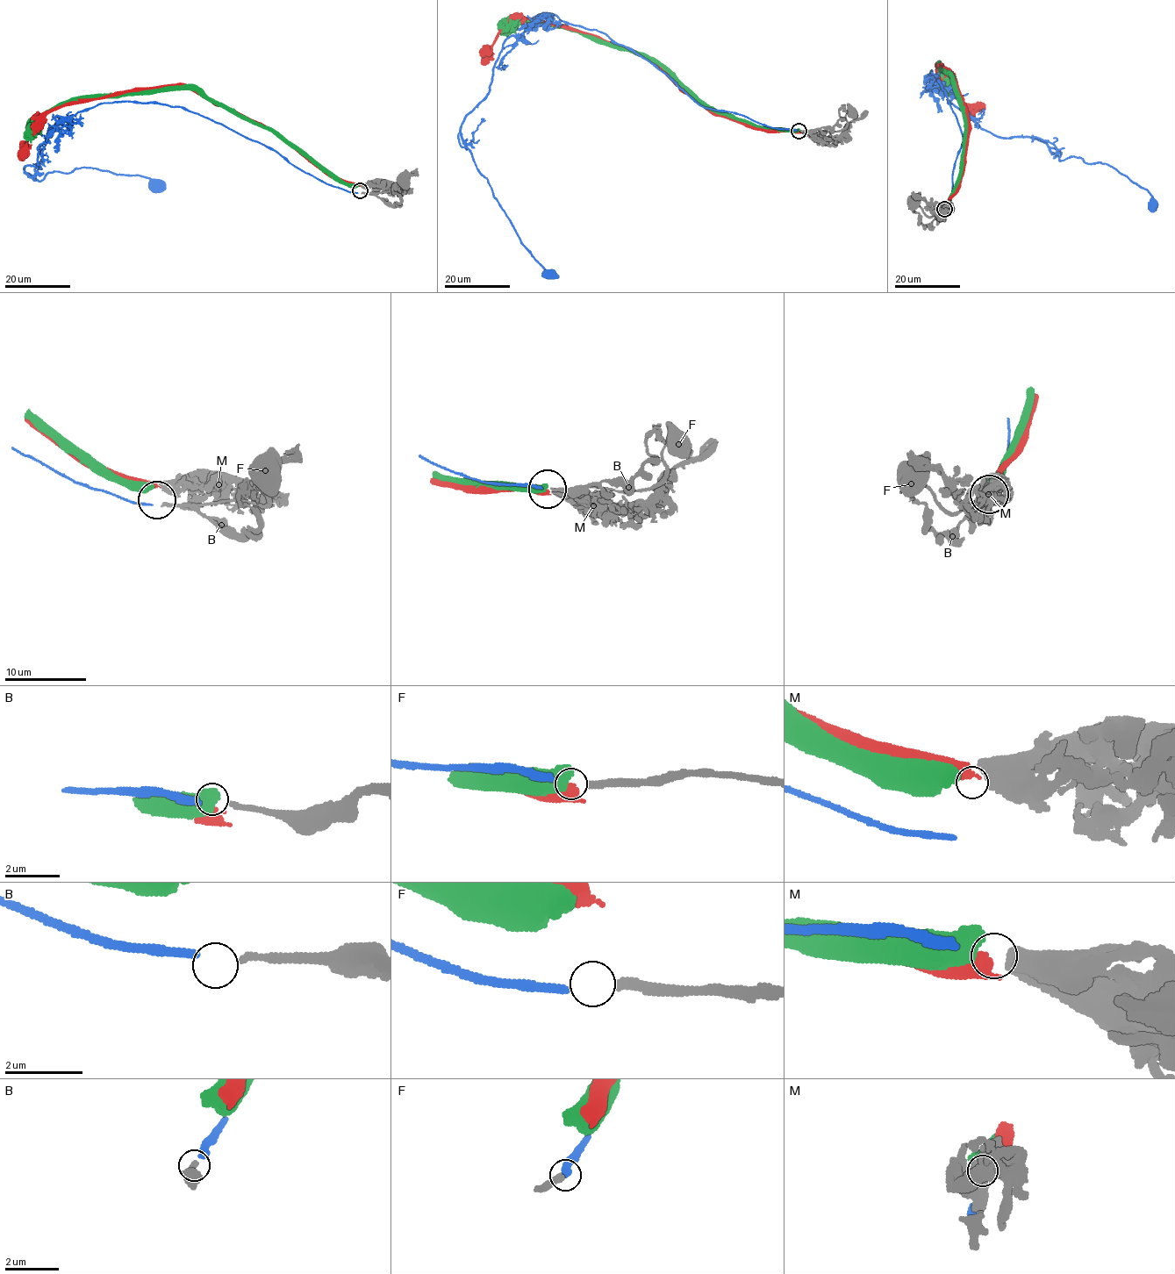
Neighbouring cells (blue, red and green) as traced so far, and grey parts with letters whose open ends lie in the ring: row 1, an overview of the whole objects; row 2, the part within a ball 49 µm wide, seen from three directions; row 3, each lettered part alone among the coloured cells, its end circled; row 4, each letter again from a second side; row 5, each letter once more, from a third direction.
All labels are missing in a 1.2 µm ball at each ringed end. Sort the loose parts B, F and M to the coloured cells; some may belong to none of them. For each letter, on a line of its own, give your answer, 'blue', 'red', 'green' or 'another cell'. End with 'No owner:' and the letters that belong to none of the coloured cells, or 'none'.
B: blue
F: another cell
M: green
No owner: F

